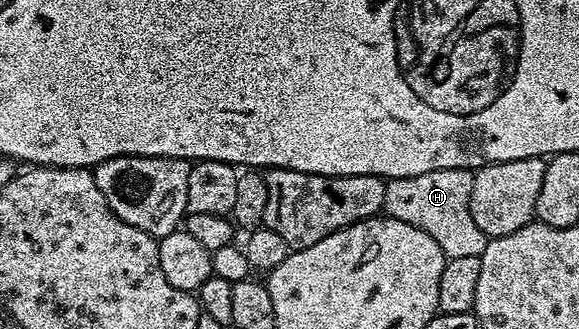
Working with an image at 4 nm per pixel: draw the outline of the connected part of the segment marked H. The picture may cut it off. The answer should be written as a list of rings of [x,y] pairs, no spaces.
[[[442,168],[441,171],[425,172],[424,175],[390,178],[385,189],[384,214],[420,227],[437,240],[449,259],[479,257],[489,239],[473,221],[469,211],[473,177],[474,172],[469,169]]]

